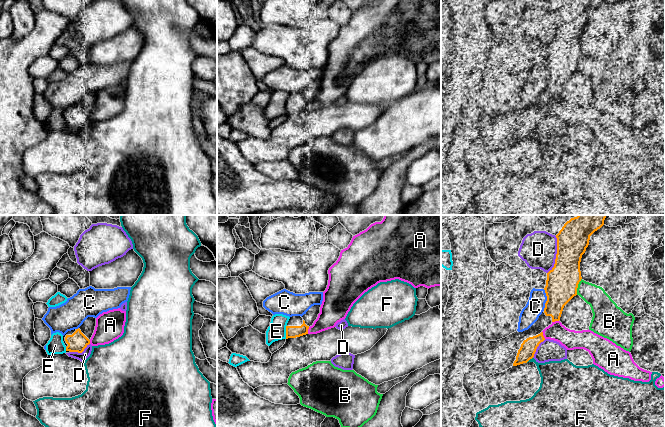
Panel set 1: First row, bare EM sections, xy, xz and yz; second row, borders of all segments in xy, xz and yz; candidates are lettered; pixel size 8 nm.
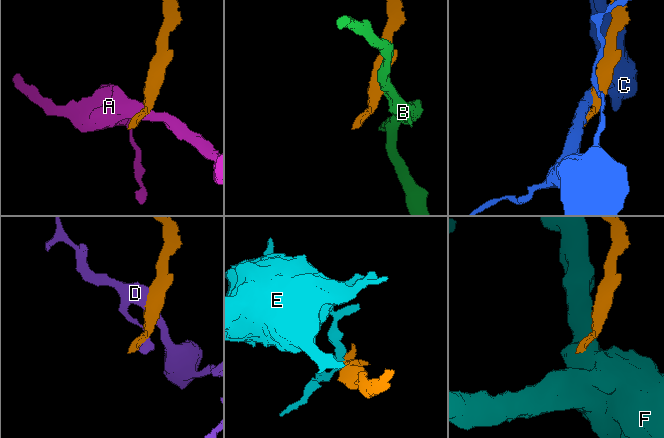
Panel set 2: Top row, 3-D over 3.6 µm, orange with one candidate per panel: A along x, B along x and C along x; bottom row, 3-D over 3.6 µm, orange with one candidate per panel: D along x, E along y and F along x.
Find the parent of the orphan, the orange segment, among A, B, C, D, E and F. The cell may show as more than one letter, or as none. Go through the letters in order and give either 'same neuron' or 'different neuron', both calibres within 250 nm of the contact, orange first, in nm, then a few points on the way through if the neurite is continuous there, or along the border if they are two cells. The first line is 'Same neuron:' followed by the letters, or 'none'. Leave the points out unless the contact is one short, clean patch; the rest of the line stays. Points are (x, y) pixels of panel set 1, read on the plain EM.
Same neuron: none
A: different neuron | 130/160 nm
B: different neuron | 260/180 nm
C: different neuron | 260/150 nm
D: different neuron | 260/280 nm
E: different neuron | 100/150 nm | along xz (286, 101), (285, 114)
F: different neuron | 130/240 nm

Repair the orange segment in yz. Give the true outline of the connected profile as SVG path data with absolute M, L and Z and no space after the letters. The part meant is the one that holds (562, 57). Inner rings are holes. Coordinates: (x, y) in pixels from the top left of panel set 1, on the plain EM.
M564 0L556 11L557 30L554 43L547 49L544 64L547 77L538 96L523 108L514 108L497 117L480 116L478 134L465 148L463 163L475 188L489 182L484 157L512 142L527 139L545 116L543 106L559 97L564 82L577 71L581 57L580 38L590 12L604 0Z

